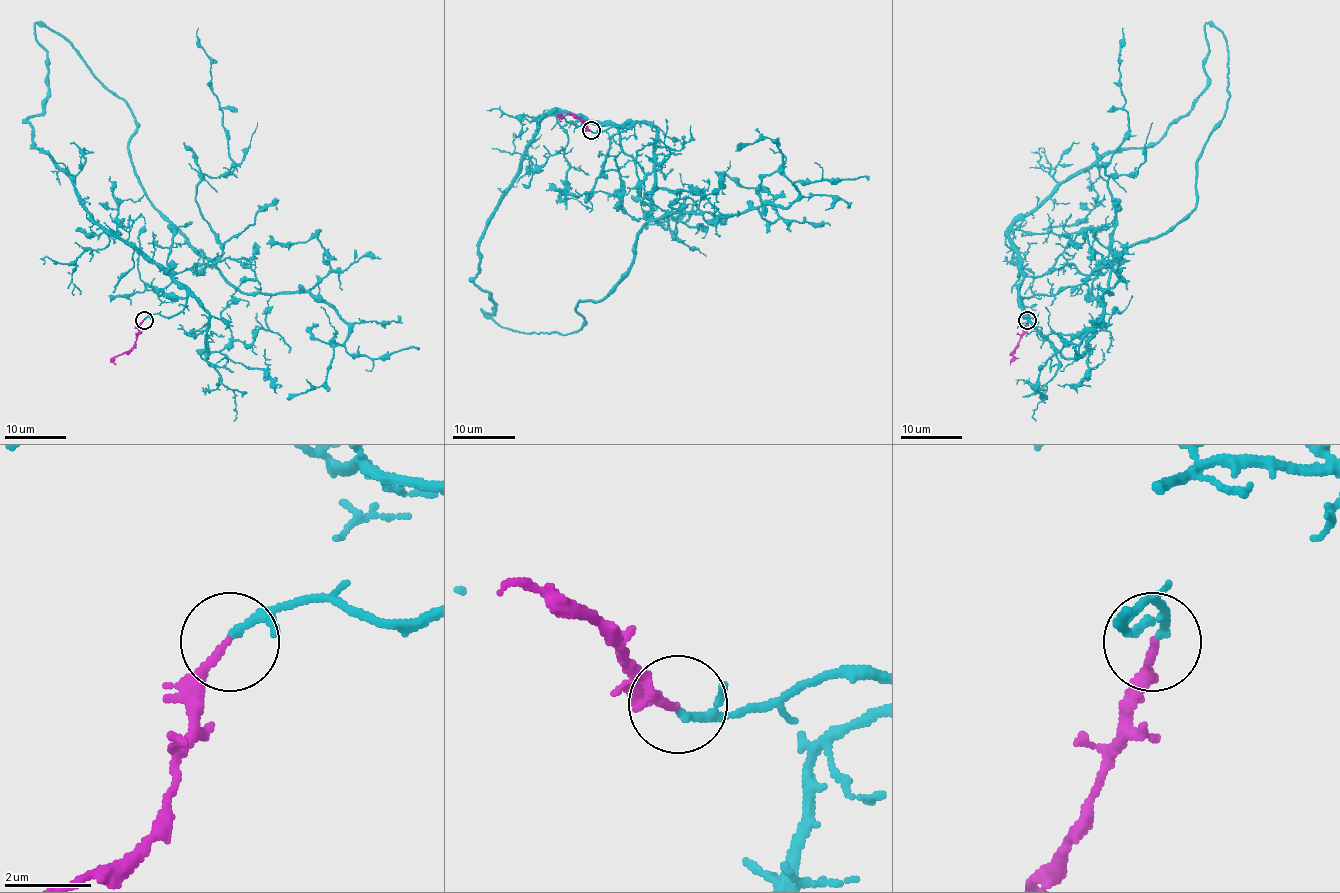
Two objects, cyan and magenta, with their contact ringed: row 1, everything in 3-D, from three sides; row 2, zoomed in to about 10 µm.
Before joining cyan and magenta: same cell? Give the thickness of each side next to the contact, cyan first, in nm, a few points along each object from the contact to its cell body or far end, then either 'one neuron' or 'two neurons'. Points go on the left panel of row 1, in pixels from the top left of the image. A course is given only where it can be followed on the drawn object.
140 nm thick on the cyan side, 180 nm on the other; cyan runs (144, 319), (175, 316), (186, 290), (103, 230), (32, 147), (27, 120), (47, 94), (35, 25), (50, 29); magenta runs (144, 319), (135, 344), (115, 358), (115, 364); one neuron

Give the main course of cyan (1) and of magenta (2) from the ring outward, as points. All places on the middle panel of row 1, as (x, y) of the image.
1: (592, 131), (634, 121), (550, 112), (495, 208), (474, 281), (497, 323)
2: (592, 131), (570, 114), (562, 117), (562, 114)

